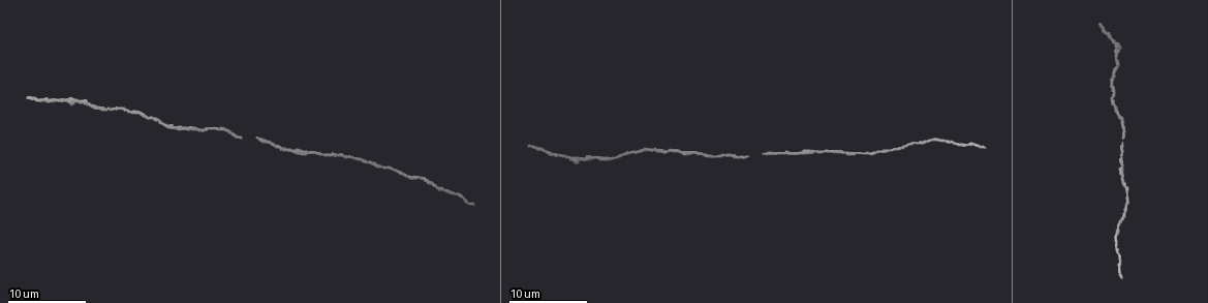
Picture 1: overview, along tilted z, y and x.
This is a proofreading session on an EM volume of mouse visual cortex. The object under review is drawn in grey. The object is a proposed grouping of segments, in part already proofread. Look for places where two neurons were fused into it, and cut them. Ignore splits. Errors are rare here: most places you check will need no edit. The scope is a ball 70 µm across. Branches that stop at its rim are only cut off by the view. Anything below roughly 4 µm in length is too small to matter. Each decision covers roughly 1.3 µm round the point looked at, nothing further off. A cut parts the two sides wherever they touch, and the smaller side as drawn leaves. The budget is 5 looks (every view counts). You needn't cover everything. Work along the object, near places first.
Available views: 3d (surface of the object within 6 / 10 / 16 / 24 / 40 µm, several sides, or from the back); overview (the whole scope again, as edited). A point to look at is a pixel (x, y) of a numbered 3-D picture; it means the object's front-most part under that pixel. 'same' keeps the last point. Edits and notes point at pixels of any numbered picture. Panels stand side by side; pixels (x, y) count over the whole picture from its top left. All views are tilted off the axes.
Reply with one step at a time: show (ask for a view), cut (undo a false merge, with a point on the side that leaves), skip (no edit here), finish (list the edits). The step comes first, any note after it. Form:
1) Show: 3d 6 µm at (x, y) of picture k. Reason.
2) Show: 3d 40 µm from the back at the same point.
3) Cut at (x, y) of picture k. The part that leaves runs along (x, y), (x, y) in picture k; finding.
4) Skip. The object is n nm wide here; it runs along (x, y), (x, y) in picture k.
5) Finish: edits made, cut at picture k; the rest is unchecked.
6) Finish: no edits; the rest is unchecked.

Show: 3d 6 µm at (611, 157) of picture 1. Thick turns thin.

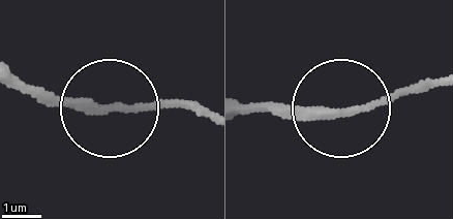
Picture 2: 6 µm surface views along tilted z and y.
Skip. Continuous, no second neuron.

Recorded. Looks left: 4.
Show: 3d 16 µm at (568, 158) of picture 1. Thick turns thin.

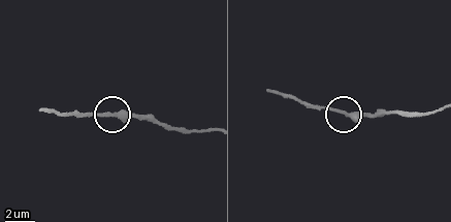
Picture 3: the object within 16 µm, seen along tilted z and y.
Show: 3d 16 µm from the back at (343, 111) of picture 3. Other side.

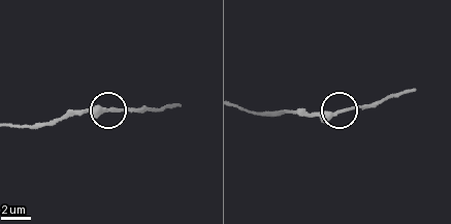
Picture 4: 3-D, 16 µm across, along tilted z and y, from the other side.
Skip. The object is 300 nm wide here; it runs along (242, 107), (331, 116), (375, 105) in picture 4; continuous, no second neuron.

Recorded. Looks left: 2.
Show: 3d 6 µm at (1122, 154) of picture 1. Narrows sharply.

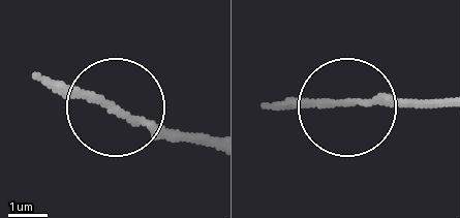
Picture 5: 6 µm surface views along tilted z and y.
Skip. The object is 160 nm wide here; it runs along (264, 104), (439, 108) in picture 5; all the same neuron.

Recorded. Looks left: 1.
Finish: no edits; the rest is unchecked.

